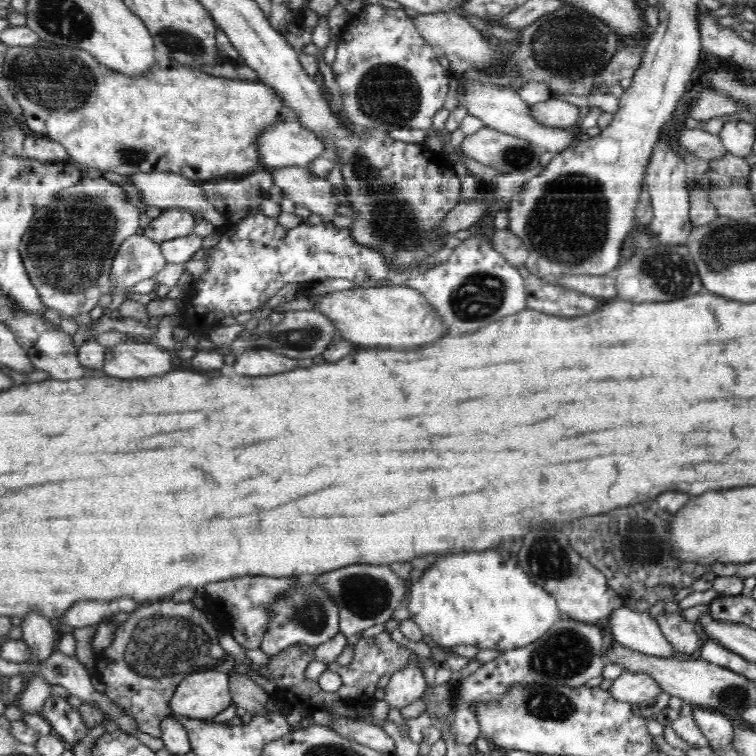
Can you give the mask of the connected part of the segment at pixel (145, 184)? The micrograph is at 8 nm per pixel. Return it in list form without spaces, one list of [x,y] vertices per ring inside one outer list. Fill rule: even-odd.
[[[138,172],[126,176],[134,187],[140,189],[143,204],[158,208],[184,208],[192,214],[201,214],[212,225],[219,227],[228,219],[208,203],[199,182],[188,180],[173,172]]]

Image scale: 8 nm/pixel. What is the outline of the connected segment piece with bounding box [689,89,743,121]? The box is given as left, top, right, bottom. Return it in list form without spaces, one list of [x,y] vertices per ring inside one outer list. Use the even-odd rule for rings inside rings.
[[[702,89],[699,97],[694,100],[689,114],[696,120],[707,121],[716,116],[736,114],[737,111],[743,110],[733,102],[732,98],[725,98],[724,95],[708,89]]]

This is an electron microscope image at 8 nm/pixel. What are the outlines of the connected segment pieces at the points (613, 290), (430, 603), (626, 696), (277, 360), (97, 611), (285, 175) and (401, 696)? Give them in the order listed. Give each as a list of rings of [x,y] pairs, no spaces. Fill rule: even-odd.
[[[614,272],[605,276],[572,275],[565,276],[560,281],[564,289],[573,289],[583,294],[589,294],[596,298],[608,298],[617,296],[617,288]]]
[[[498,550],[450,554],[436,560],[436,564],[430,570],[424,570],[424,576],[410,586],[410,604],[406,606],[414,614],[414,622],[423,634],[442,647],[470,644],[478,646],[479,650],[500,650],[502,653],[538,640],[562,618],[555,597],[531,580],[520,568],[517,556],[504,556],[498,554]]]
[[[628,671],[616,677],[614,684],[609,688],[609,693],[614,700],[630,703],[637,708],[649,705],[651,700],[656,701],[662,692],[652,676],[637,675]]]
[[[270,350],[244,352],[234,364],[236,374],[240,376],[270,376],[270,374],[294,370],[296,366],[298,366],[296,359],[270,352]]]
[[[118,598],[112,602],[98,602],[98,600],[80,600],[72,604],[59,619],[64,625],[73,628],[82,628],[84,626],[94,626],[104,617],[110,617],[121,610],[131,613],[138,608],[138,600],[132,598]]]
[[[280,165],[271,175],[284,197],[294,201],[296,206],[304,206],[325,222],[332,222],[338,216],[336,208],[340,204],[328,179],[316,176],[303,165]]]
[[[418,656],[418,662],[414,660],[408,660],[408,662],[402,667],[396,670],[390,677],[390,682],[385,688],[386,699],[385,702],[391,707],[391,711],[401,710],[402,708],[413,704],[414,701],[420,699],[420,695],[425,690],[426,678],[424,678],[424,670],[421,666],[431,667],[425,665],[424,659]]]

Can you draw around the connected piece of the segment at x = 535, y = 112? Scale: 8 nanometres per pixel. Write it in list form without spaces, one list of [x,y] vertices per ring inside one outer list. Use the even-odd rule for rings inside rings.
[[[553,96],[547,101],[535,103],[529,107],[532,118],[536,119],[540,126],[553,129],[576,128],[580,118],[580,107]]]

